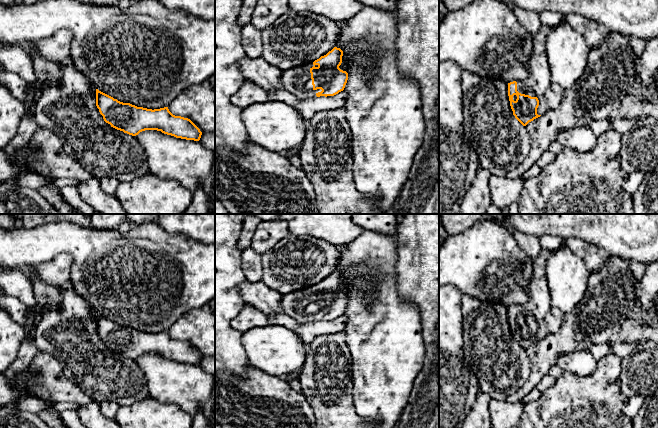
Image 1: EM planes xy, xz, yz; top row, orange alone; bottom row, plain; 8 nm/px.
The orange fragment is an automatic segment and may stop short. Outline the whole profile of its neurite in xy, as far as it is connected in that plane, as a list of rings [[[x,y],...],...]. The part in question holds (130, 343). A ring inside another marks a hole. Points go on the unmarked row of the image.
[[[96,313],[96,330],[106,347],[111,351],[132,360],[145,354],[157,354],[176,362],[199,365],[202,359],[200,353],[188,342],[173,339],[168,331],[147,333],[130,327],[123,327]]]

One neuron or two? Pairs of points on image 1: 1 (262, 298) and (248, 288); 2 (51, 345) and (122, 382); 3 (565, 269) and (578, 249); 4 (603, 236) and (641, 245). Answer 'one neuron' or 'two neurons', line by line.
1: one neuron
2: one neuron
3: two neurons
4: one neuron

